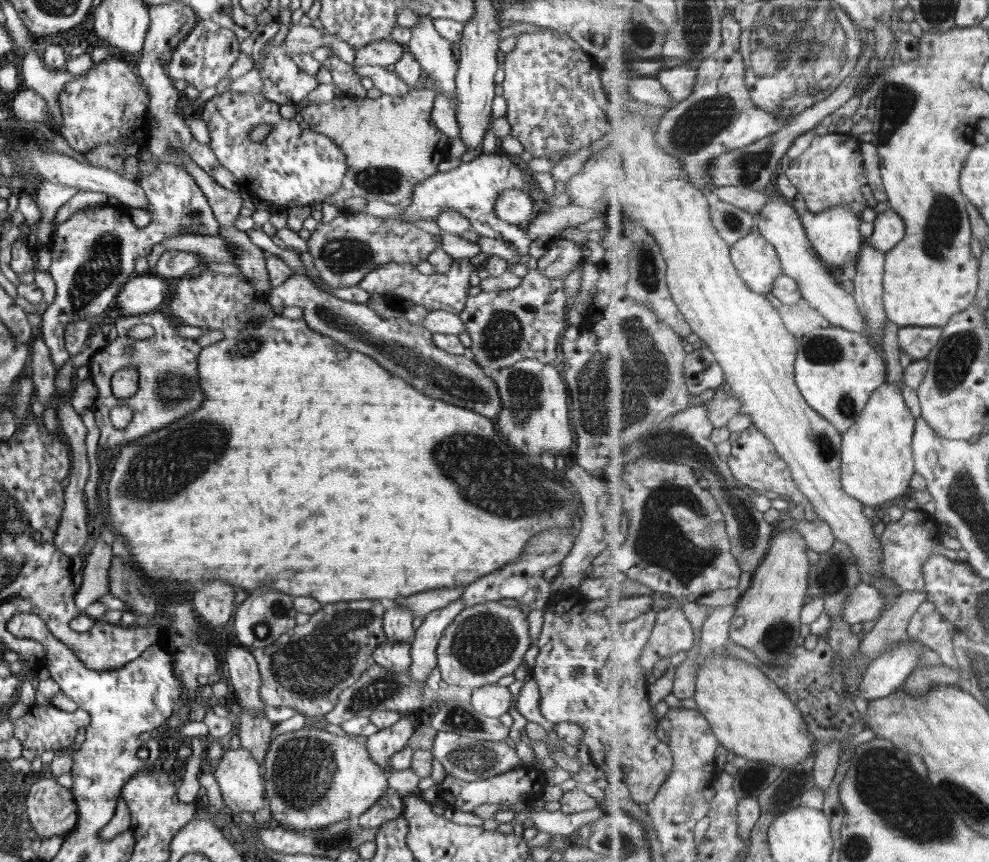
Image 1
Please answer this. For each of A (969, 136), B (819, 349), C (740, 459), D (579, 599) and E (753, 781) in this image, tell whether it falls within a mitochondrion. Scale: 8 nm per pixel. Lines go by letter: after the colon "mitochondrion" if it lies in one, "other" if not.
A: other
B: mitochondrion
C: other
D: other
E: mitochondrion

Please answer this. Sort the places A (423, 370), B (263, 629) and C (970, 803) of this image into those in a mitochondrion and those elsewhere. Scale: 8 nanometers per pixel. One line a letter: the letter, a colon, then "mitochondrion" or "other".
A: mitochondrion
B: mitochondrion
C: mitochondrion

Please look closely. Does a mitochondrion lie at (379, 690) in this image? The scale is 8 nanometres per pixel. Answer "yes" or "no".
yes

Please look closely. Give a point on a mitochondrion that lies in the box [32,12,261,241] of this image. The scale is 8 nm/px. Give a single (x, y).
(191, 218)

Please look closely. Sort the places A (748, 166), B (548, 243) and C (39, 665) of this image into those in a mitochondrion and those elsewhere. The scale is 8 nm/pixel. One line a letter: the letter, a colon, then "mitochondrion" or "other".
A: mitochondrion
B: other
C: other

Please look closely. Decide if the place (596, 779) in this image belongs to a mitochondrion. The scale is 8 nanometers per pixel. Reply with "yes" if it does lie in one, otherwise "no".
no

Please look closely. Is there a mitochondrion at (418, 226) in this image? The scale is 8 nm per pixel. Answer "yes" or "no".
no

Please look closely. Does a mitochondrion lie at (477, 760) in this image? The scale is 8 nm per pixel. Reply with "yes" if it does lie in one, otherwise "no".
yes

